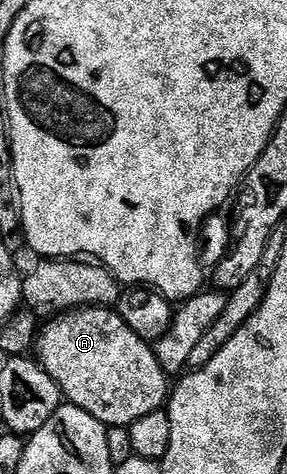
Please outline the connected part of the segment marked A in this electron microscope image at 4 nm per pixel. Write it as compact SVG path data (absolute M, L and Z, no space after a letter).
M74 308L71 312L51 317L39 329L34 356L46 374L54 378L67 403L86 410L86 414L98 418L98 422L108 428L127 428L129 424L138 422L138 418L161 411L168 403L170 376L162 370L155 347L149 341L138 338L138 334L126 326L119 311L112 308Z

